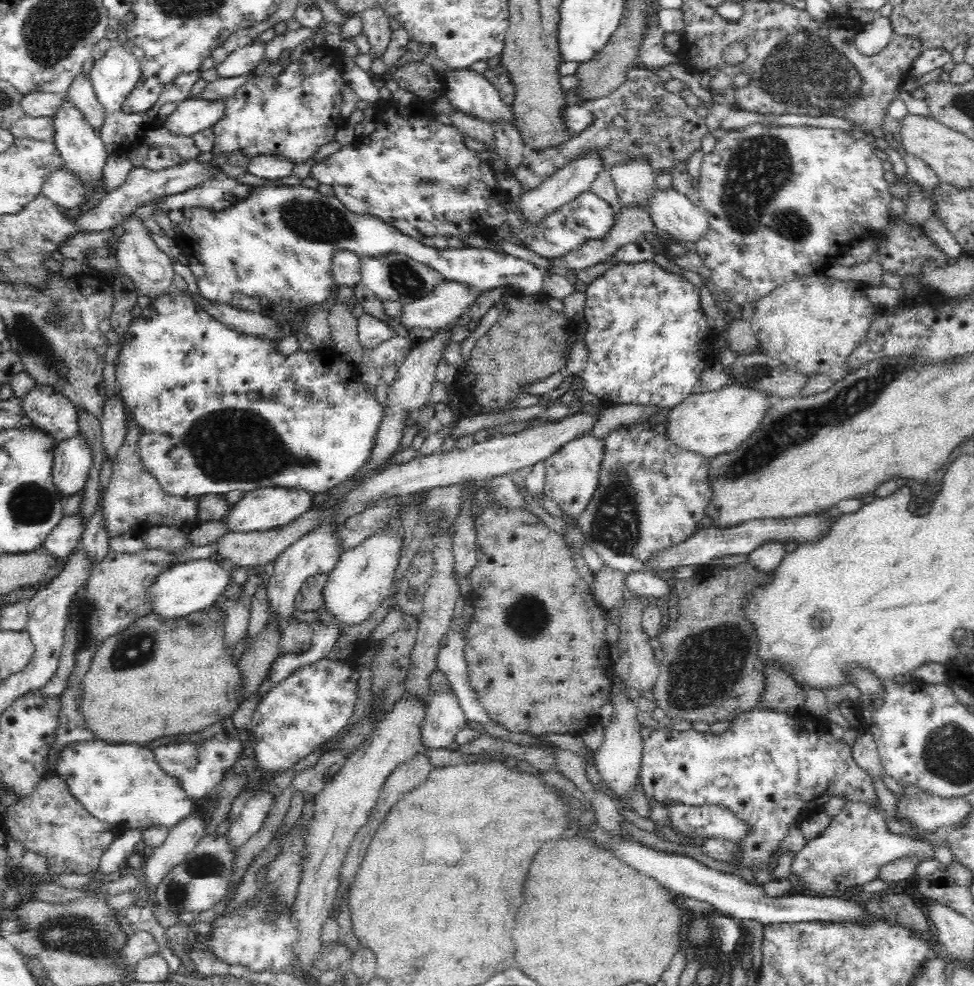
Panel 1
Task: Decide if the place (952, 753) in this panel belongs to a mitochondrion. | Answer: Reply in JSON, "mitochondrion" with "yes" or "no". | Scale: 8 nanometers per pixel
{"mitochondrion":"yes"}

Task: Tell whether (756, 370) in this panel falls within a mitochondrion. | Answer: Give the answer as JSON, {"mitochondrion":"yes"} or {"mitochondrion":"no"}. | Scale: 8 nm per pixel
{"mitochondrion":"yes"}

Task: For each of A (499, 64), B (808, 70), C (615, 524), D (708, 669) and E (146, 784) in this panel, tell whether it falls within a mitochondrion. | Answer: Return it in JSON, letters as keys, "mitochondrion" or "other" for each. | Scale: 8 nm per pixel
{"A":"other","B":"mitochondrion","C":"mitochondrion","D":"mitochondrion","E":"other"}

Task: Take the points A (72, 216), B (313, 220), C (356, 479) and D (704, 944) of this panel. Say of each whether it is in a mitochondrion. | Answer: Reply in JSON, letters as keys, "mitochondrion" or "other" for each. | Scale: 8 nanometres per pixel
{"A":"other","B":"mitochondrion","C":"other","D":"mitochondrion"}

